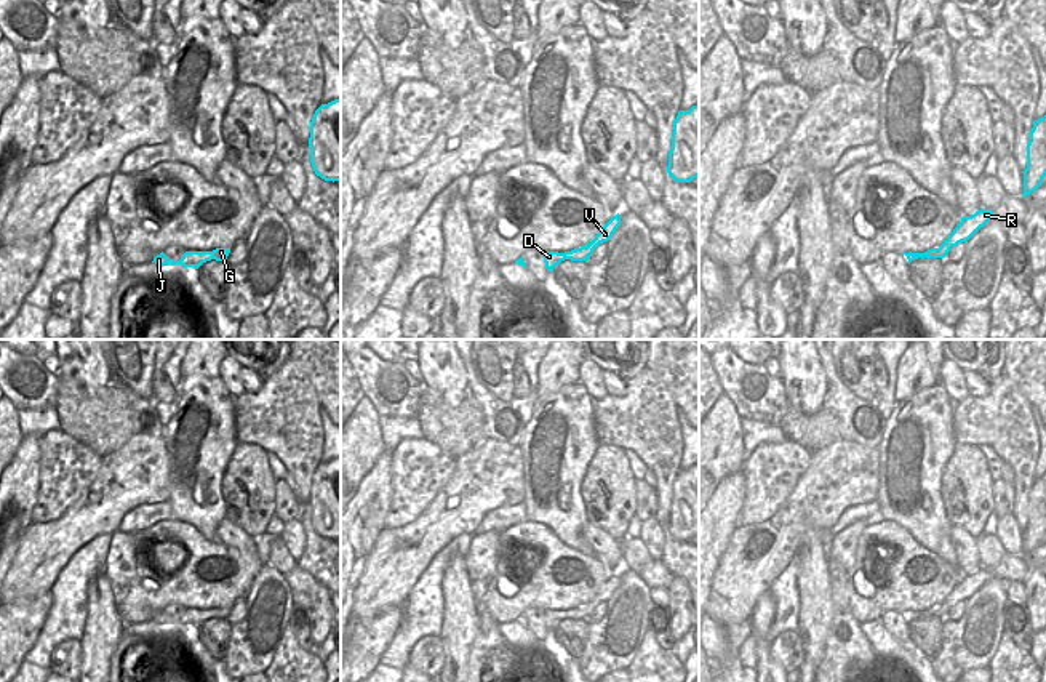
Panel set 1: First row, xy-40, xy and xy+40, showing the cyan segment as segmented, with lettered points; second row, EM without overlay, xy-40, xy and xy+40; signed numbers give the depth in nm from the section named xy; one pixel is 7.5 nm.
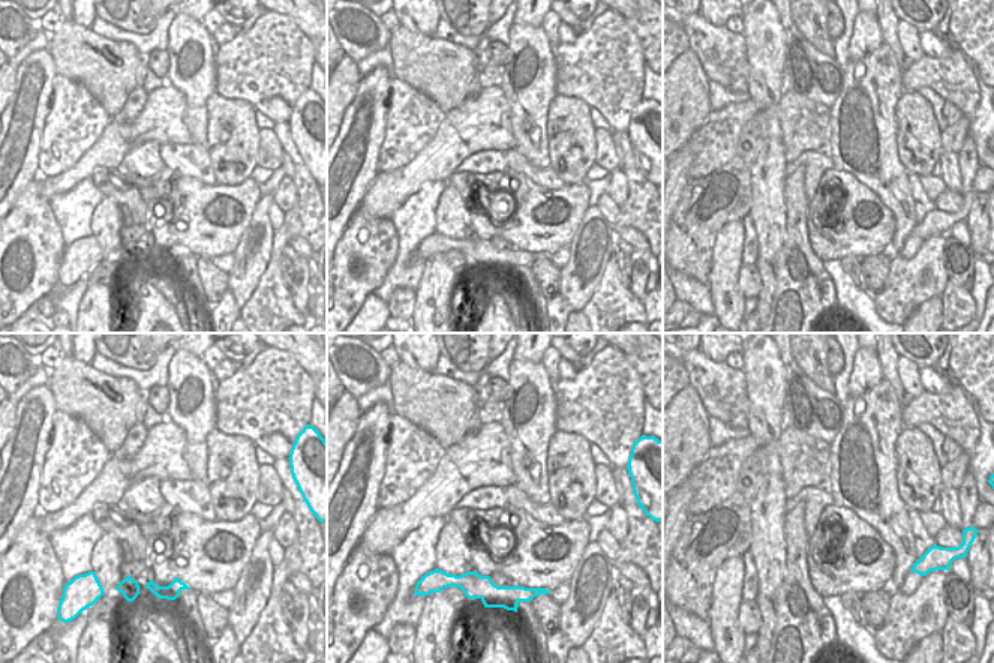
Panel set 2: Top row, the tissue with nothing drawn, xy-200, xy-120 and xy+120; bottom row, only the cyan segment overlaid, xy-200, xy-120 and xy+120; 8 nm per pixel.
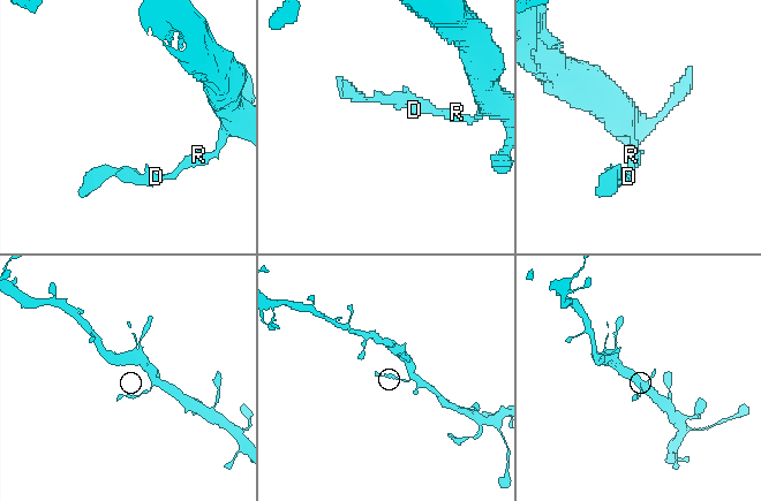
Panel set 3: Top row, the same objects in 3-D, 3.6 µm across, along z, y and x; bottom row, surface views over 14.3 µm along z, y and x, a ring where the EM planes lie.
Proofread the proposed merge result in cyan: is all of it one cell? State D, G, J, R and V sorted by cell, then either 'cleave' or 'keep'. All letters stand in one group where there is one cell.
groups D G J / R V; cleave

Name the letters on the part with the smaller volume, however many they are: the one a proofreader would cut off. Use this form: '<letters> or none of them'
D, G, J

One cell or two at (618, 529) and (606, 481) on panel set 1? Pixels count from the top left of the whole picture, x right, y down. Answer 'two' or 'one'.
one

